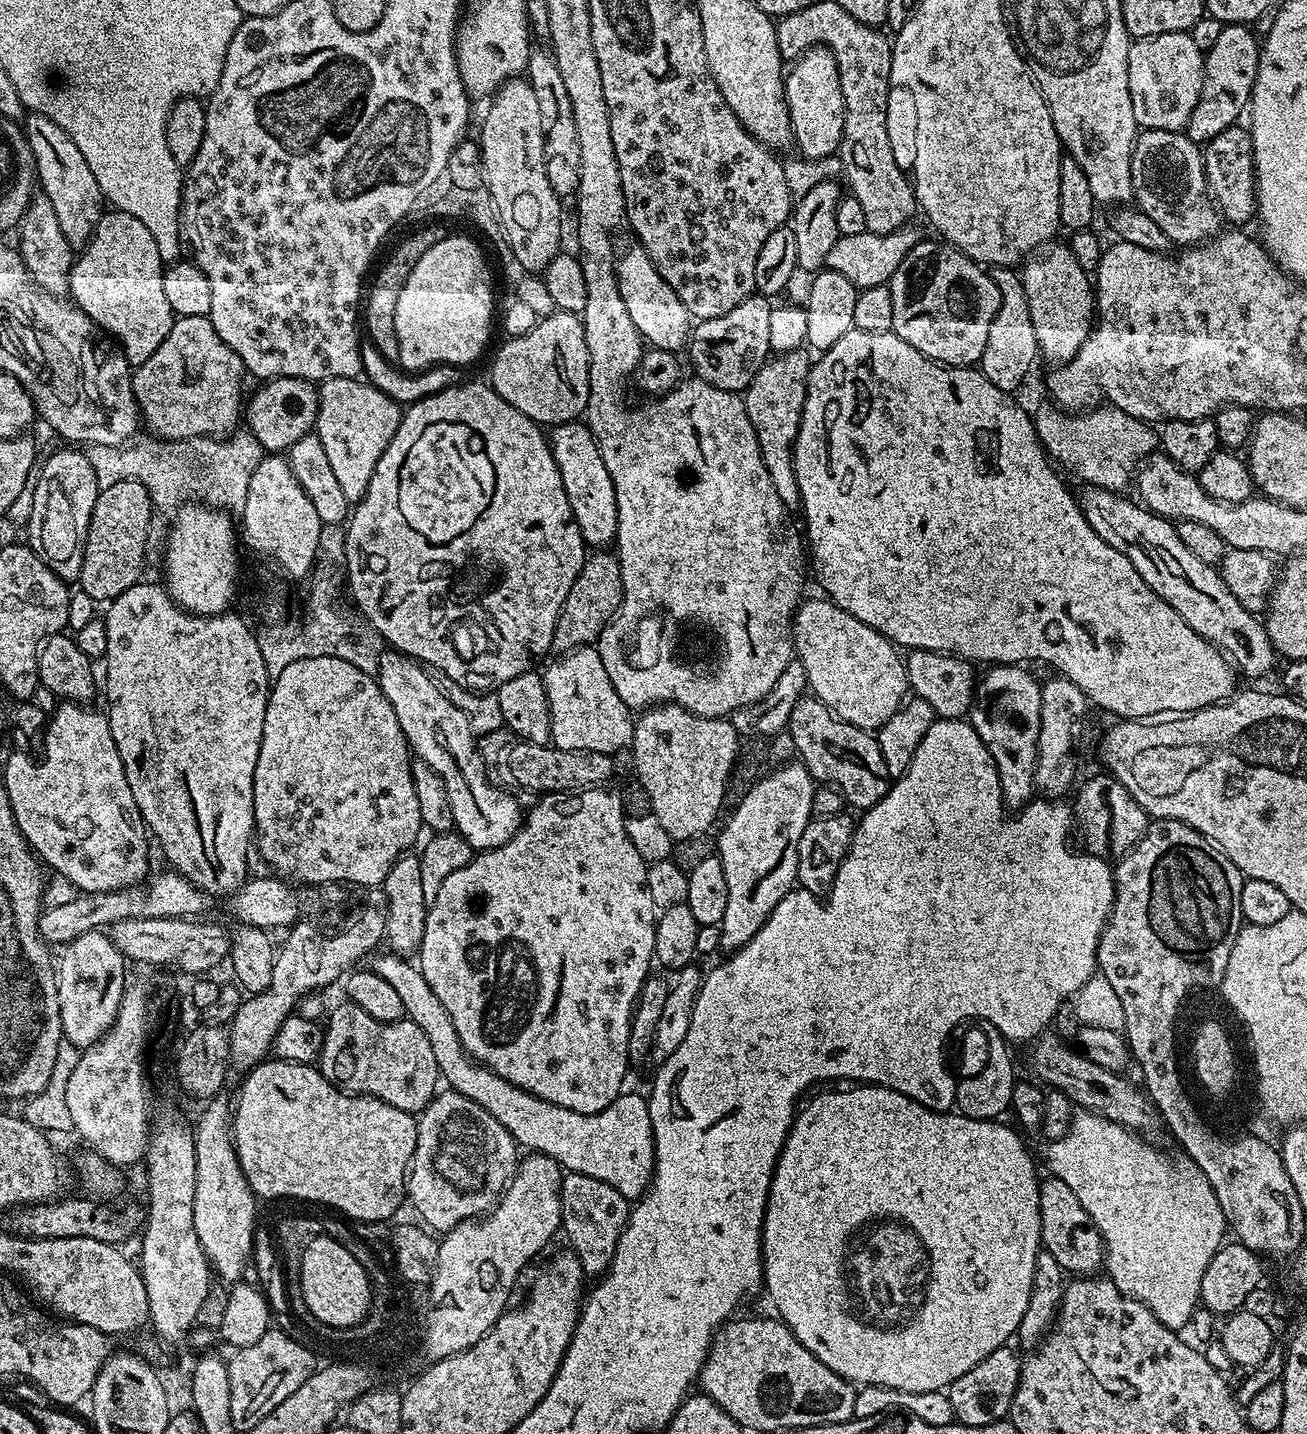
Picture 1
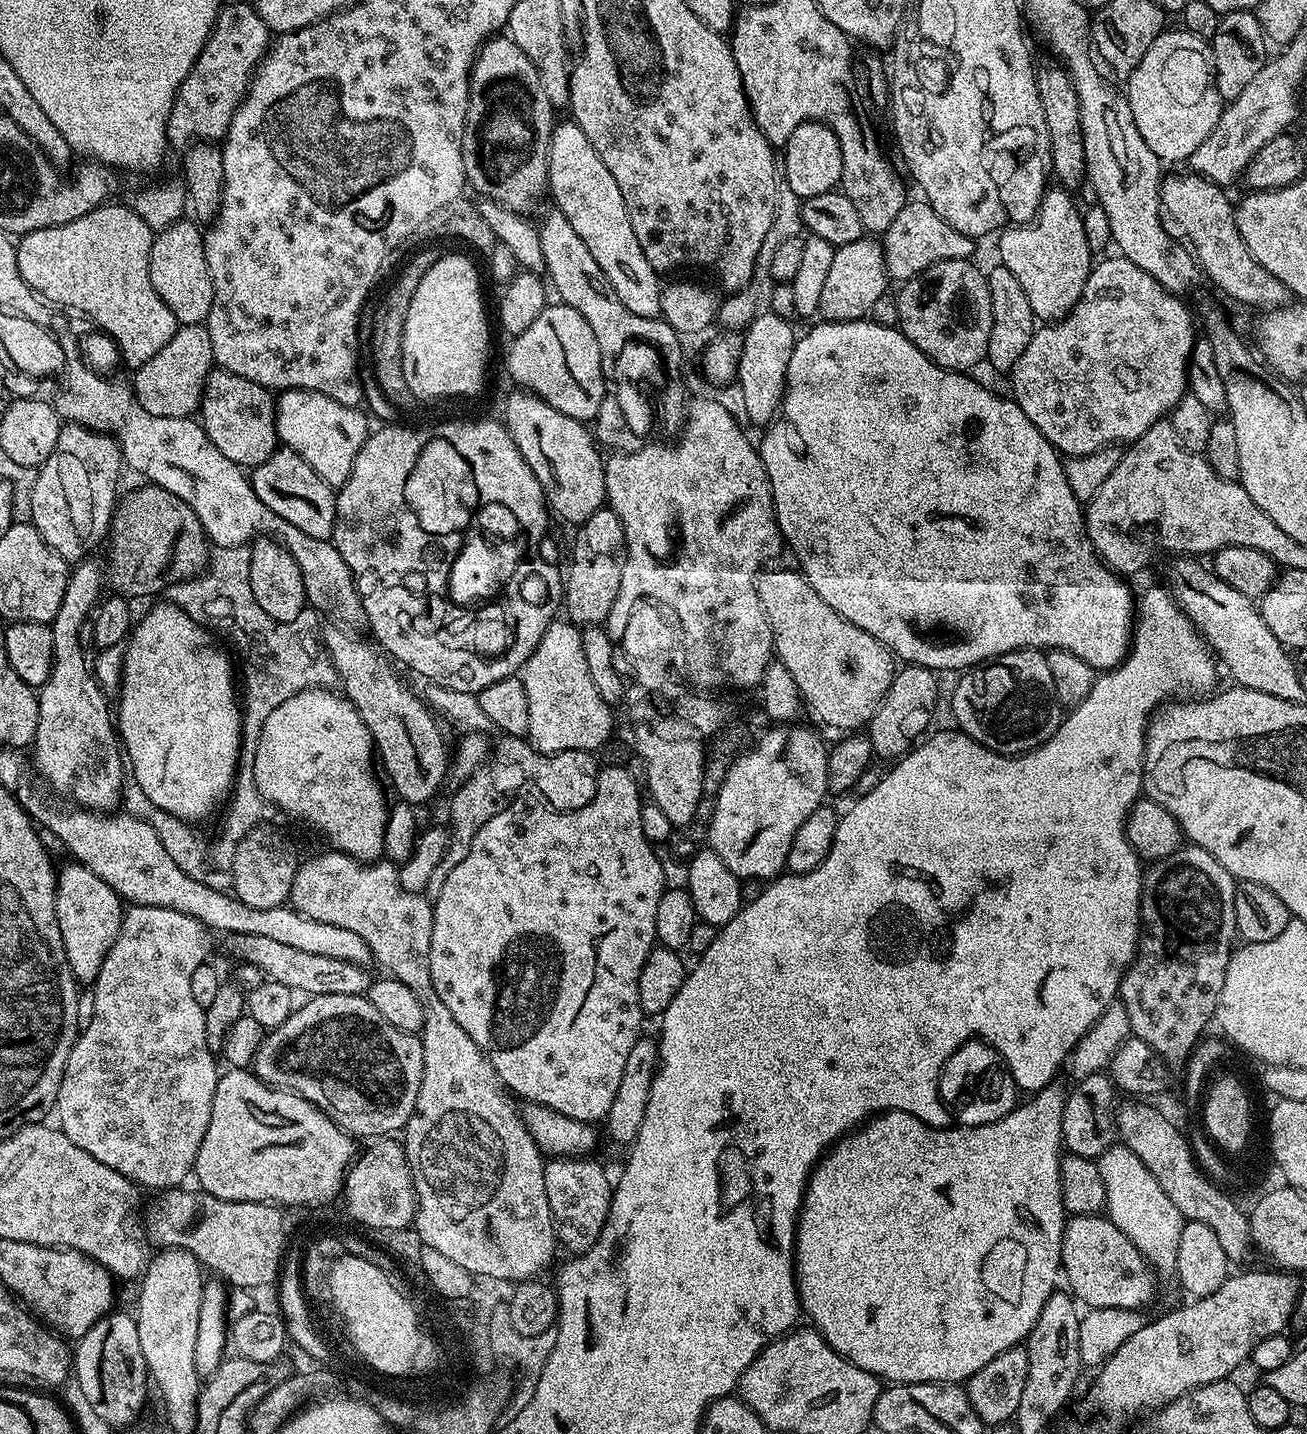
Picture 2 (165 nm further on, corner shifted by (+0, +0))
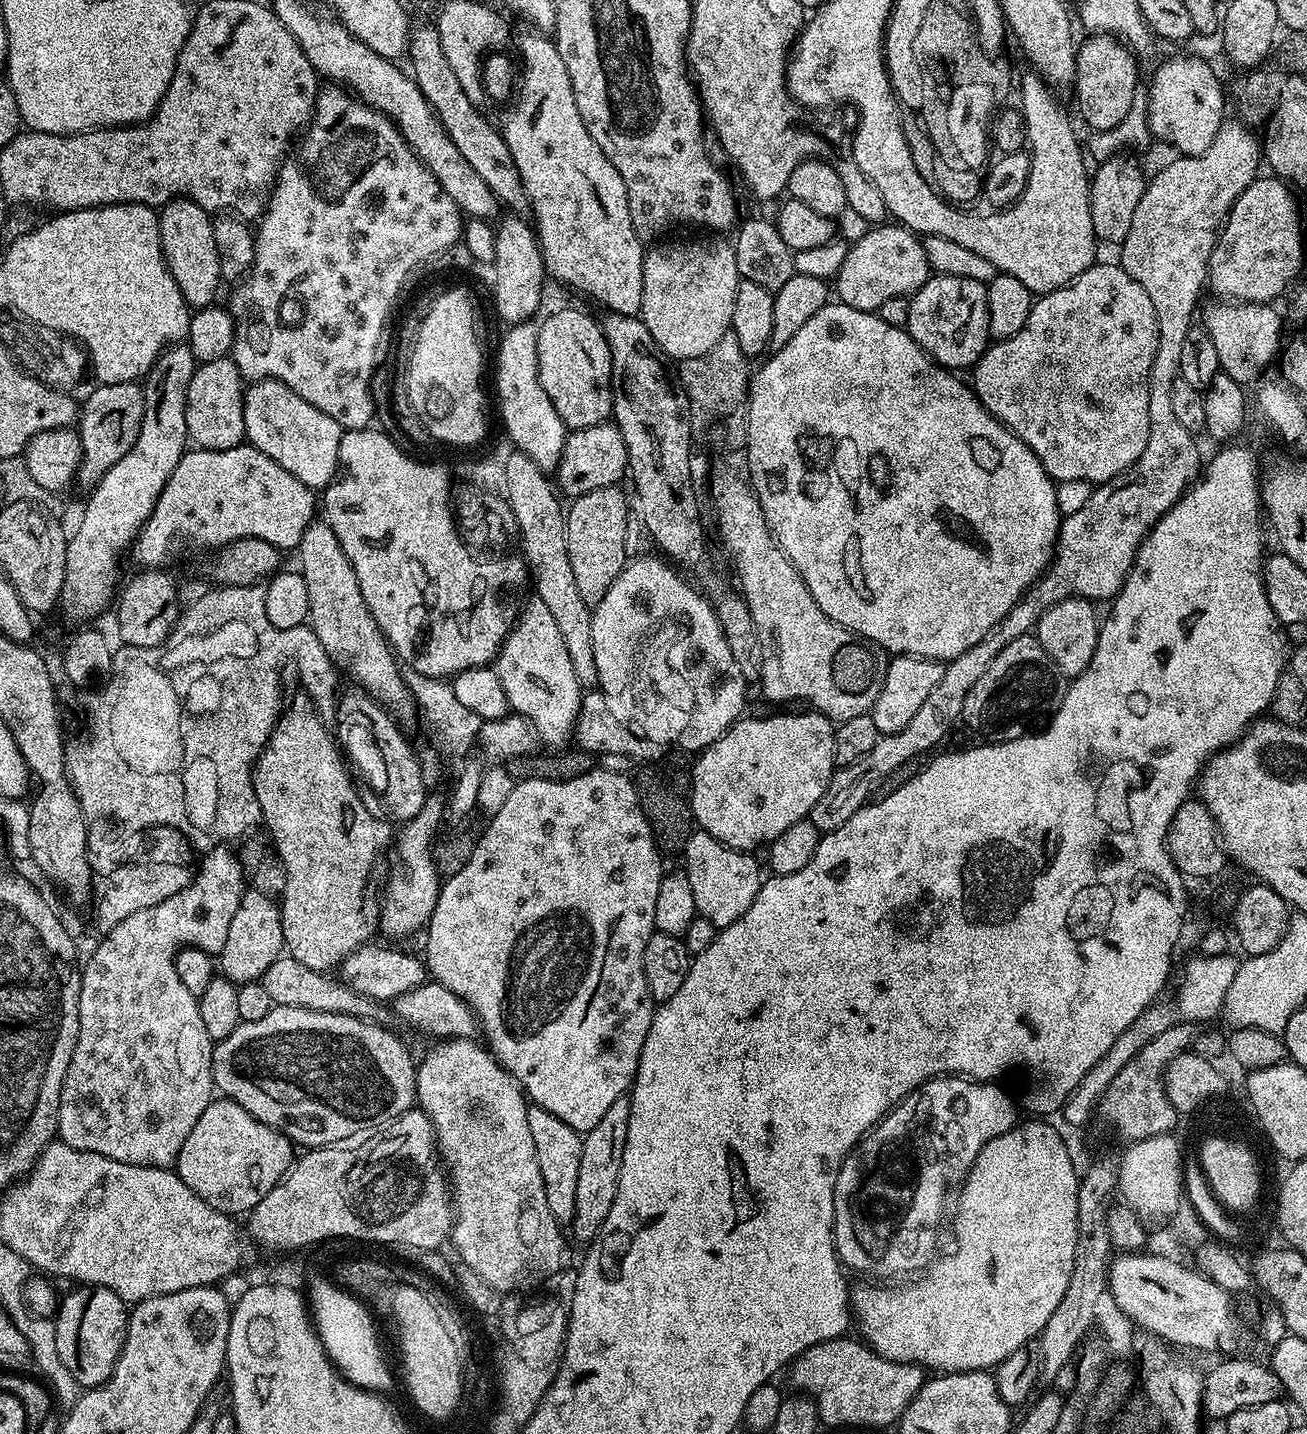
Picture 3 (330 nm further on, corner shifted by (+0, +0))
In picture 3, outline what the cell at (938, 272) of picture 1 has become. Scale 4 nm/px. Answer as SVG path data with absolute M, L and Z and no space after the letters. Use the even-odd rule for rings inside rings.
M933 274L929 276L928 281L922 287L912 293L908 305L910 306L910 318L906 329L908 335L912 336L916 345L929 358L936 361L941 368L949 370L971 369L980 361L980 356L985 348L989 347L988 290L977 280Z

